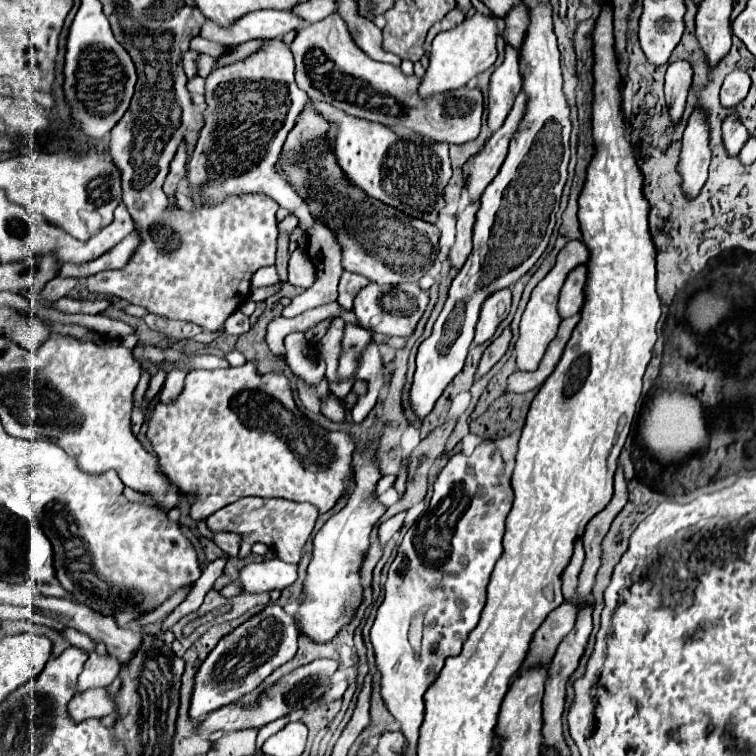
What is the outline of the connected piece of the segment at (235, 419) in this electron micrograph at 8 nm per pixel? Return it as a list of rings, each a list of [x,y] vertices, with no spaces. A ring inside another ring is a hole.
[[[247,360],[243,366],[239,368],[225,368],[225,370],[191,370],[185,376],[185,388],[181,390],[181,396],[177,396],[177,400],[173,400],[173,404],[161,404],[161,400],[157,402],[149,402],[147,400],[147,388],[149,388],[149,372],[141,370],[141,380],[135,388],[135,396],[133,396],[133,404],[137,408],[141,408],[143,416],[147,418],[147,438],[155,448],[157,460],[161,470],[165,472],[165,476],[169,478],[171,484],[175,484],[177,488],[181,488],[185,494],[195,494],[197,498],[191,500],[191,518],[193,520],[201,520],[211,516],[213,512],[217,512],[219,508],[243,498],[243,496],[263,496],[263,498],[271,498],[271,496],[279,496],[279,498],[291,498],[297,502],[309,502],[313,506],[319,508],[319,512],[327,512],[329,508],[333,508],[333,504],[337,502],[337,498],[345,492],[347,486],[347,478],[351,472],[351,454],[353,454],[353,440],[343,434],[343,432],[327,432],[323,428],[319,428],[317,424],[313,424],[295,404],[293,400],[293,392],[291,392],[291,384],[289,378],[281,372],[273,372],[273,374],[259,374],[257,364],[253,360]]]

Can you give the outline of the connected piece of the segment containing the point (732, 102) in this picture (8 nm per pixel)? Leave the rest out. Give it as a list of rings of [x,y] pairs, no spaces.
[[[741,70],[731,72],[721,86],[721,106],[723,108],[735,108],[747,96],[749,86],[751,86],[749,74],[745,74]]]

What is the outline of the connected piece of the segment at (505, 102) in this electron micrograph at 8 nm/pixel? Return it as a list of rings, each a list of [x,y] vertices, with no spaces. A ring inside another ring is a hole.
[[[507,44],[505,60],[499,68],[495,68],[489,82],[489,116],[487,116],[489,132],[501,128],[519,90],[521,90],[521,74],[517,64],[517,50],[511,44]]]

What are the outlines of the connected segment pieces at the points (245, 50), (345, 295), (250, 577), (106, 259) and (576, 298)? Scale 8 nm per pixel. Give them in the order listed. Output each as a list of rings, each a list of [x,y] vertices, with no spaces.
[[[249,40],[249,42],[245,42],[245,44],[227,46],[227,50],[217,58],[215,68],[221,68],[221,66],[225,66],[225,64],[235,64],[235,62],[239,62],[239,60],[245,60],[245,58],[249,58],[251,54],[259,52],[259,48],[261,48],[263,44],[267,44],[267,42],[269,42],[269,40]]]
[[[343,272],[341,280],[339,280],[339,298],[337,298],[337,302],[339,302],[341,306],[345,306],[347,310],[351,310],[355,294],[357,294],[363,286],[367,286],[367,284],[369,284],[369,280],[367,280],[365,276],[361,276],[361,274],[351,274],[351,272]]]
[[[279,558],[247,564],[239,572],[239,584],[243,592],[259,594],[271,590],[283,590],[297,580],[297,566],[287,564]]]
[[[131,232],[125,240],[121,240],[113,250],[105,252],[103,256],[99,256],[97,260],[93,262],[87,262],[87,264],[81,264],[81,266],[73,266],[73,264],[63,264],[59,268],[59,276],[73,276],[73,278],[87,278],[95,272],[101,272],[101,270],[111,270],[111,268],[121,268],[125,266],[131,256],[133,256],[133,250],[137,248],[137,244],[141,244],[141,234],[139,232]]]
[[[577,266],[577,268],[573,268],[573,272],[569,272],[569,276],[565,278],[565,284],[561,288],[559,306],[557,306],[561,312],[561,318],[569,318],[581,310],[583,286],[585,286],[585,266]]]

